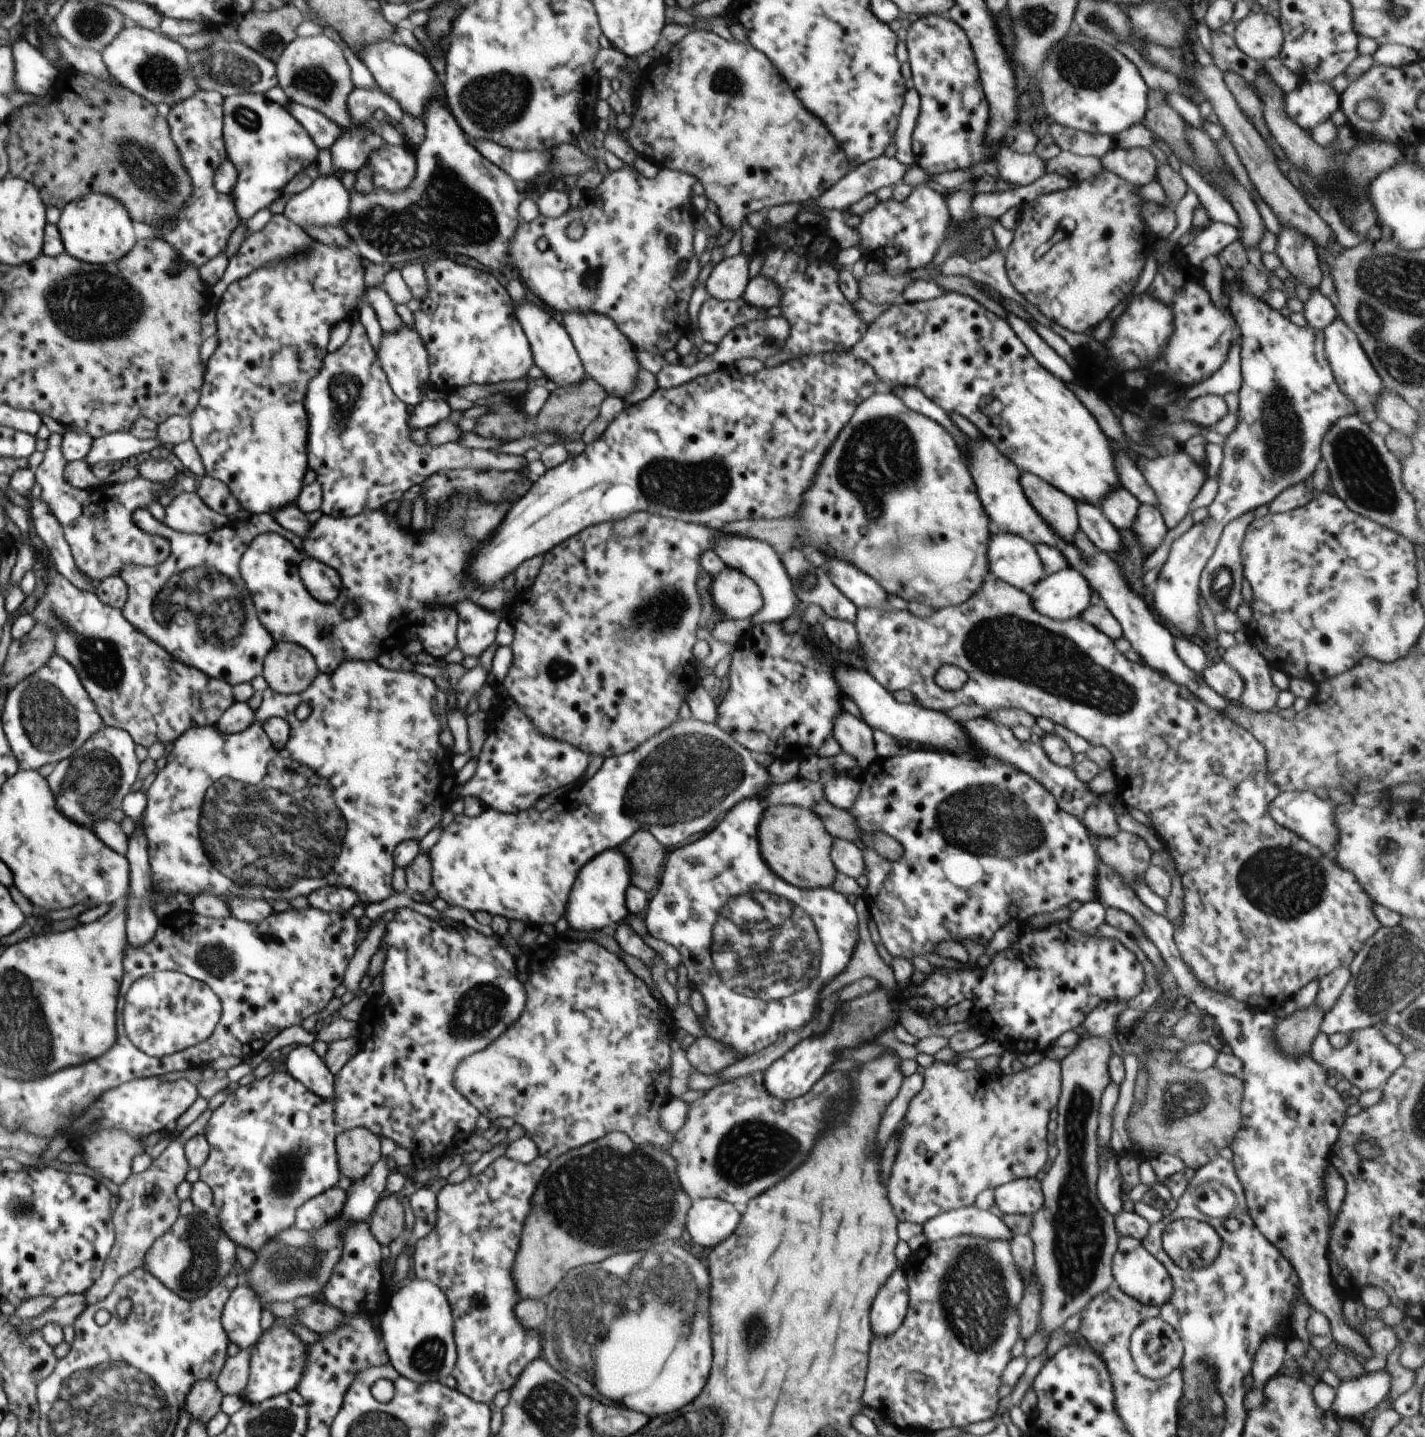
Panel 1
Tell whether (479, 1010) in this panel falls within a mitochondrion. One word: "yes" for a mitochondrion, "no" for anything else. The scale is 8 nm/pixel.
yes

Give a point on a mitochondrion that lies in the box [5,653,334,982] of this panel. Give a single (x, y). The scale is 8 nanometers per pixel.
(50, 719)

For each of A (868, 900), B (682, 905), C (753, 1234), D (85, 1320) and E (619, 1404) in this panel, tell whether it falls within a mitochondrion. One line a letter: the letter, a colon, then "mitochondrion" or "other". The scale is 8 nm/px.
A: other
B: other
C: other
D: other
E: other

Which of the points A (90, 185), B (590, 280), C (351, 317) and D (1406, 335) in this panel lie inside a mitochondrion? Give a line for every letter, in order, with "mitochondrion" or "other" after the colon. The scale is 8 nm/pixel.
A: other
B: mitochondrion
C: other
D: mitochondrion

